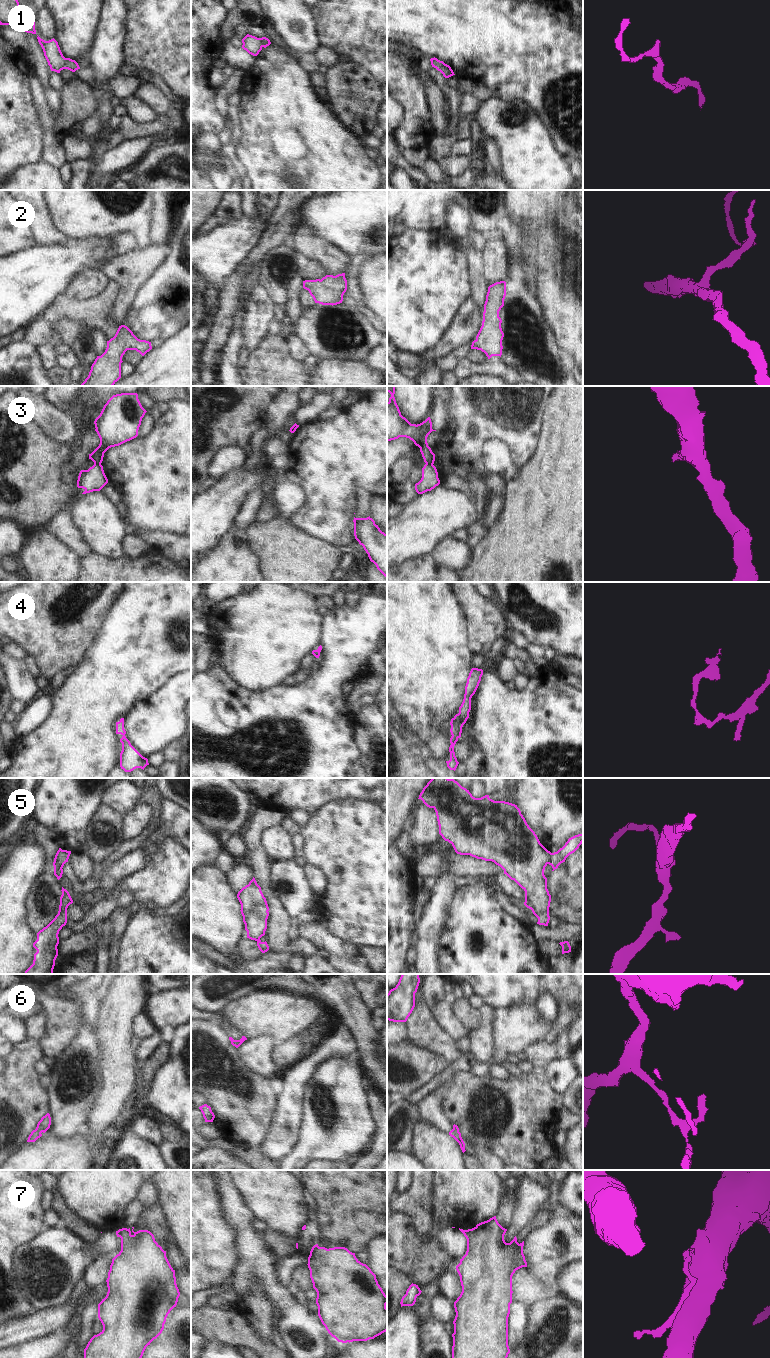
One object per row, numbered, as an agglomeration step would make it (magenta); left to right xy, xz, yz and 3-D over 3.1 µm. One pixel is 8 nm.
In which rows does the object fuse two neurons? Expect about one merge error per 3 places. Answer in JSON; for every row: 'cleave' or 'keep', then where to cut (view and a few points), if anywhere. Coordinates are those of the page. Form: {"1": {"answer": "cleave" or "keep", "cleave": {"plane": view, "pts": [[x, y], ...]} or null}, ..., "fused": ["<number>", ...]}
{"1": {"answer": "keep", "cleave": null}, "2": {"answer": "keep", "cleave": null}, "3": {"answer": "cleave", "cleave": {"plane": "xy", "pts": [[94, 463], [100, 464]]}}, "4": {"answer": "keep", "cleave": null}, "5": {"answer": "cleave", "cleave": {"plane": "yz", "pts": [[551, 853], [551, 858], [547, 863]]}}, "6": {"answer": "keep", "cleave": null}, "7": {"answer": "cleave", "cleave": {"plane": "xz", "pts": [[318, 1246], [310, 1253]]}}, "fused": ["3", "5", "7"]}

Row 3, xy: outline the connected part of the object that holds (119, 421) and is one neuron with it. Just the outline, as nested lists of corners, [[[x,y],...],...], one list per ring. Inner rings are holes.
[[[137,393],[113,395],[94,421],[100,444],[89,454],[89,459],[94,464],[101,464],[109,448],[136,438],[146,412]]]

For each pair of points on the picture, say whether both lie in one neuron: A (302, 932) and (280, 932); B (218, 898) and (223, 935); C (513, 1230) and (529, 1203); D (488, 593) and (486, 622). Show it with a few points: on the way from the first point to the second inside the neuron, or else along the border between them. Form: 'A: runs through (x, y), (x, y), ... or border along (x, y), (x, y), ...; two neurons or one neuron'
A: border along (294, 920), (293, 928); two neurons
B: runs through (218, 907), (218, 922), (221, 926); one neuron
C: runs through (517, 1223), (525, 1210); one neuron
D: border along (477, 592), (485, 598), (494, 601); two neurons

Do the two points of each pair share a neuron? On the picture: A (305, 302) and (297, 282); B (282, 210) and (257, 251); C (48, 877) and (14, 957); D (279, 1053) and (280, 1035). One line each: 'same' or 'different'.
A: different
B: same
C: different
D: different

